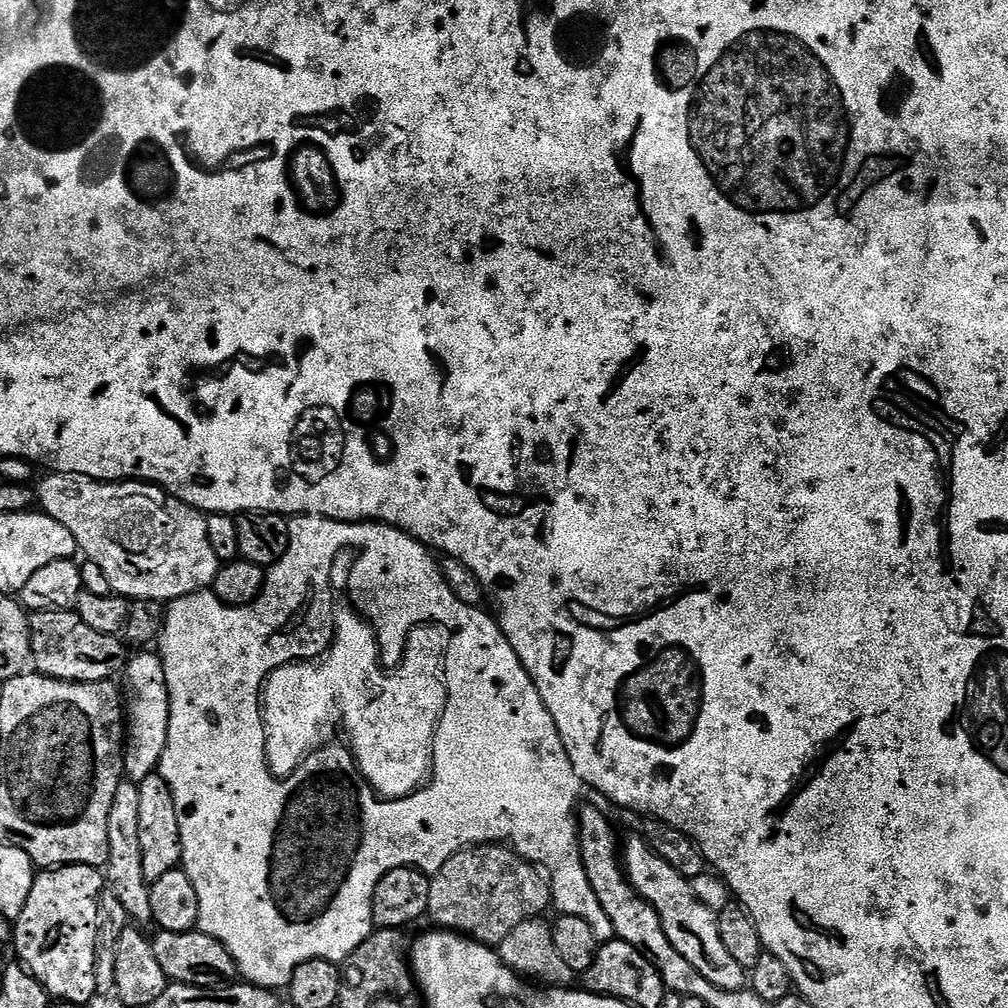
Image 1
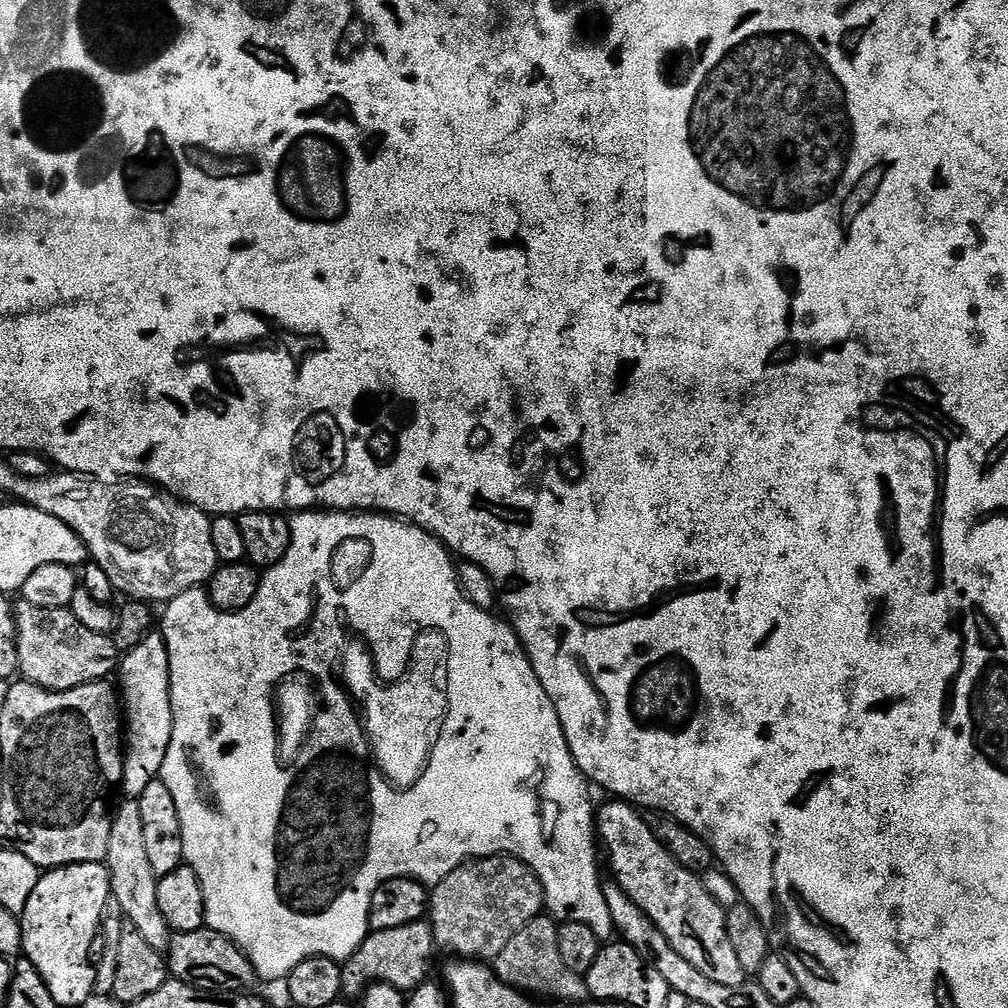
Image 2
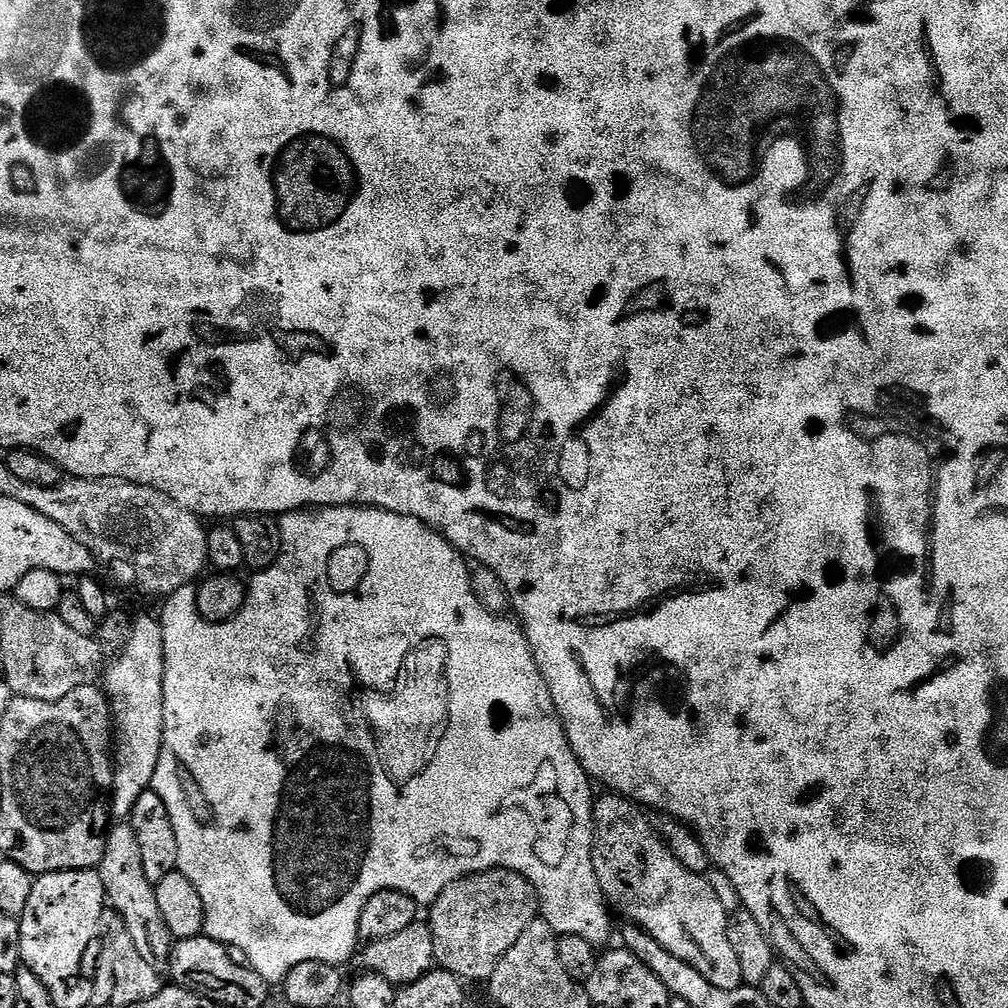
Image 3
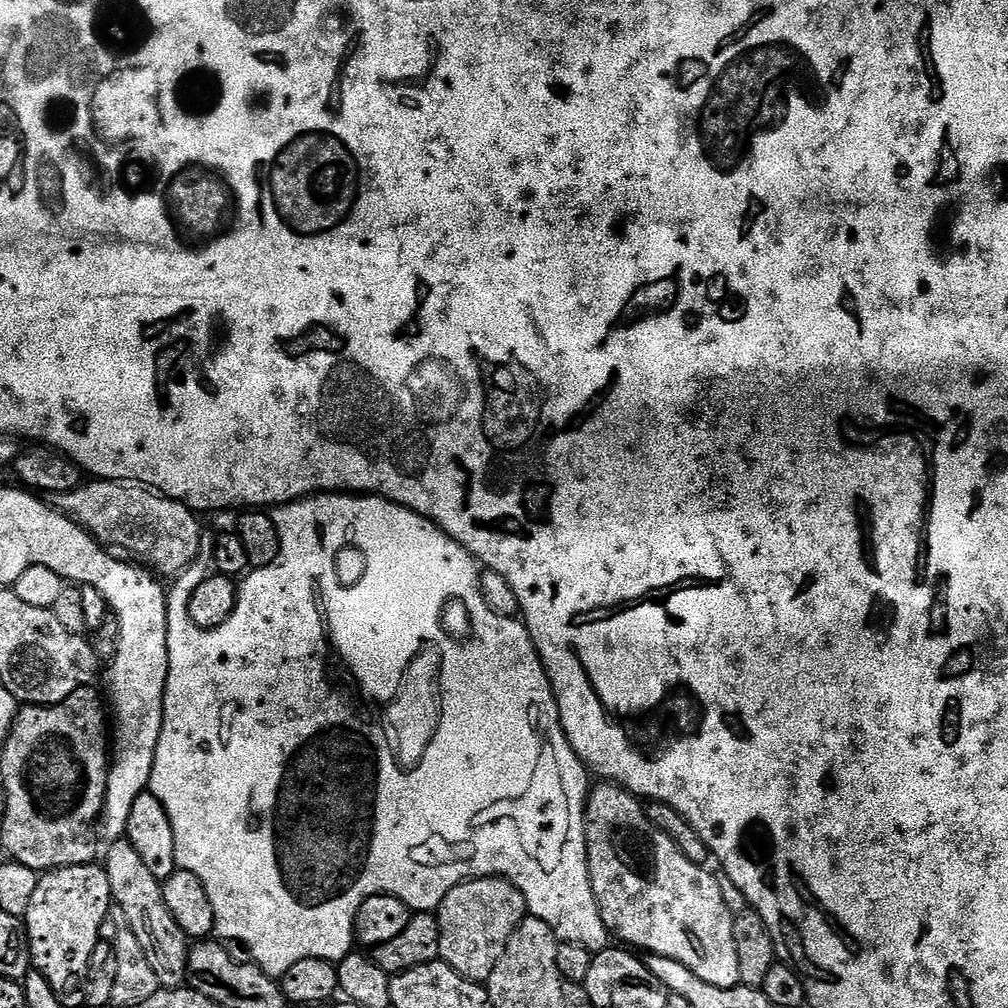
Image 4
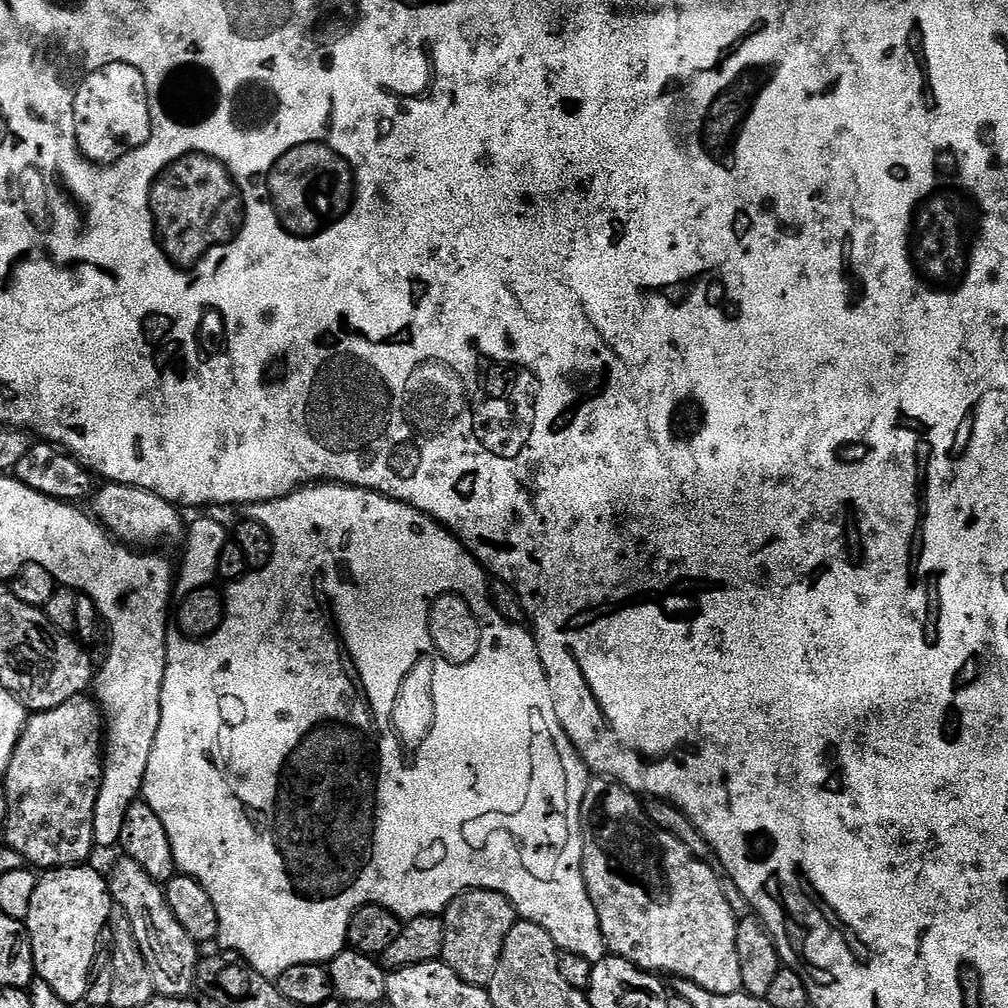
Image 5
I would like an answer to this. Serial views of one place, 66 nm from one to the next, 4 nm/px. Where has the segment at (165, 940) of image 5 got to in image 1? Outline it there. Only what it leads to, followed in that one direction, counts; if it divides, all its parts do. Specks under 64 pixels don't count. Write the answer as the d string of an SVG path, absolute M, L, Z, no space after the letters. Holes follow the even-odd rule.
M121 782L114 790L114 803L110 806L110 858L106 865L106 884L112 893L122 902L126 914L133 921L151 921L150 882L142 870L142 842L138 838L138 817L140 816L139 783Z

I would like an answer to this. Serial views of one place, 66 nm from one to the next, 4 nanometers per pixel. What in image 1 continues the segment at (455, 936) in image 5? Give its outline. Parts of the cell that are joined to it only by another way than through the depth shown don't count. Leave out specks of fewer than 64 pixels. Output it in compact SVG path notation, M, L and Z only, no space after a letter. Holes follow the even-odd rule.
M478 844L475 848L460 849L450 862L446 862L446 866L442 866L442 870L434 873L431 882L428 916L436 923L433 925L440 930L459 932L489 946L499 946L514 926L543 917L544 911L552 904L552 886L545 873L503 844Z

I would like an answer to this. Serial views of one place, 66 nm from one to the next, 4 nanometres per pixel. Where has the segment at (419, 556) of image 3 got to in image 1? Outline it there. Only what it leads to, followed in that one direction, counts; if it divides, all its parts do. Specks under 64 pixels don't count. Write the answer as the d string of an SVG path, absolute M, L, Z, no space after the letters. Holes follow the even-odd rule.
M294 516L288 520L288 529L290 546L286 554L282 554L282 558L267 569L264 588L253 604L233 606L223 604L215 598L185 598L175 601L174 606L169 607L166 612L168 646L161 649L159 647L158 655L164 661L170 698L170 730L158 774L168 783L174 794L182 842L180 859L184 872L190 882L194 882L194 891L198 894L199 931L210 934L210 938L226 946L226 950L236 960L237 973L247 983L284 990L288 987L292 971L302 966L302 962L343 962L350 954L354 954L354 950L358 950L358 946L362 946L362 942L366 942L366 938L374 931L374 890L378 882L382 882L382 878L390 874L390 870L417 868L420 872L434 874L442 870L442 866L446 866L446 862L450 862L450 858L454 858L454 854L458 854L462 848L475 848L478 844L503 844L516 851L523 860L529 860L543 869L552 886L552 904L559 915L582 918L590 922L596 937L602 942L613 939L616 928L610 922L606 910L602 910L602 902L598 902L598 894L594 894L590 878L586 878L584 855L580 853L576 803L580 800L582 785L574 774L574 766L566 754L566 746L562 746L558 726L554 726L554 718L550 718L550 710L546 710L534 686L532 675L526 670L526 666L522 666L518 654L514 654L514 646L510 646L499 623L483 607L466 606L461 600L457 600L454 590L446 582L438 560L436 564L437 557L430 551L429 545L407 536L400 528L379 522L345 522L327 520L324 516ZM344 544L360 544L360 548L364 548L364 556L360 556L360 564L356 564L356 588L360 588L360 596L364 596L364 608L372 612L372 620L376 620L376 628L380 628L380 644L384 644L384 660L388 660L388 664L396 664L396 656L400 656L400 644L404 644L404 632L408 632L408 624L412 624L412 620L444 620L444 624L452 624L452 628L456 628L456 640L452 640L452 660L448 660L448 676L452 676L452 704L448 704L448 716L444 716L444 740L436 740L436 784L432 784L432 788L428 788L424 796L416 796L416 800L404 800L404 804L376 804L376 800L372 800L372 792L364 788L364 780L356 776L356 768L352 768L352 760L348 760L348 752L344 752L344 748L328 748L328 752L312 756L312 760L308 760L308 764L304 764L304 768L300 768L296 776L292 776L292 784L284 784L284 788L280 788L280 784L272 784L272 780L268 780L268 772L264 772L264 736L260 736L260 716L256 716L256 684L260 684L260 676L264 676L268 668L276 668L276 664L284 664L284 660L292 660L292 656L316 656L316 652L320 652L320 648L328 644L328 632L332 632L332 624L328 624L328 564L332 564L336 548L344 548Z

